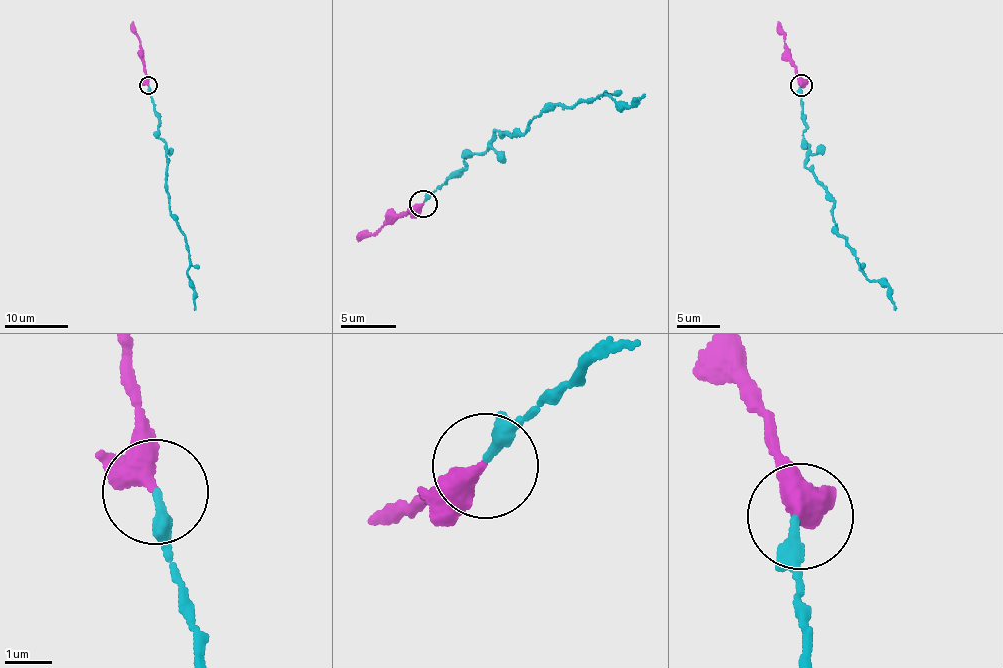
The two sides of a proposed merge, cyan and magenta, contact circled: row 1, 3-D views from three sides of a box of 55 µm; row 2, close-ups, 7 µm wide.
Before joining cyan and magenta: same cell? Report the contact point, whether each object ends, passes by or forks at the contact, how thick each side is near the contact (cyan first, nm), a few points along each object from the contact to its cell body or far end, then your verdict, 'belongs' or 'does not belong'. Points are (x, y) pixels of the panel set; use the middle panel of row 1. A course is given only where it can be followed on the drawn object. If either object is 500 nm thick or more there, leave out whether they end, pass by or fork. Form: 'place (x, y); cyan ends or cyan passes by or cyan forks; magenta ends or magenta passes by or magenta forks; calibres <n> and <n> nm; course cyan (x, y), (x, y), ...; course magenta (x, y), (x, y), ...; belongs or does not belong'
place (423, 203); cyan ends; magenta passes by; calibres 220 and 320 nm; course cyan (422, 203), (496, 130), (525, 133), (548, 107), (603, 91), (632, 106), (644, 94); course magenta (422, 203), (358, 240); belongs

